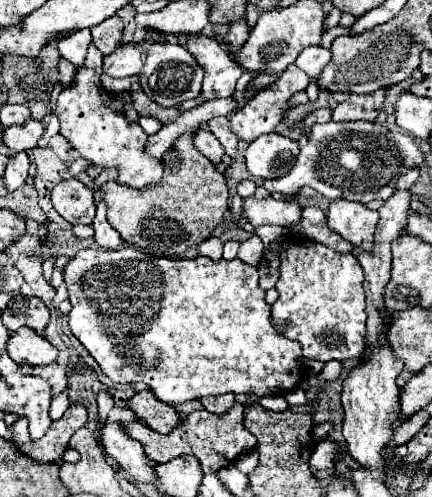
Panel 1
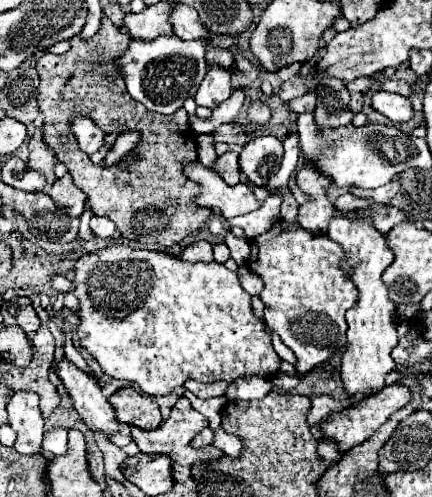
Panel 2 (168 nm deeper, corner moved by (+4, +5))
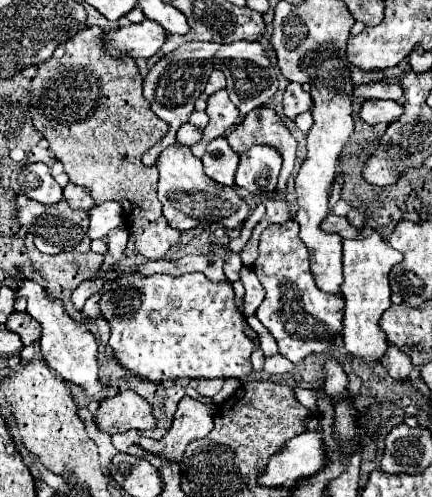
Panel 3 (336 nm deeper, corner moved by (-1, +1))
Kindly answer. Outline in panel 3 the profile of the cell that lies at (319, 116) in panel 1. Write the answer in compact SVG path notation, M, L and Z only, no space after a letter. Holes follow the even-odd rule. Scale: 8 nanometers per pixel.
M289 83L283 95L283 109L285 109L285 117L295 119L299 113L303 111L311 111L313 107L313 99L309 93L305 93L301 89L299 83Z

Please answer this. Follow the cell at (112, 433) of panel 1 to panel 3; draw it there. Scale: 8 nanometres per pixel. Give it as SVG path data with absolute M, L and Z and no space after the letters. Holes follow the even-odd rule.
M25 279L23 283L19 283L17 295L27 299L27 313L29 313L35 321L39 321L39 325L43 327L39 345L41 345L41 353L43 353L47 365L49 365L57 375L61 375L63 379L67 379L69 383L75 383L77 387L81 387L87 397L97 397L97 395L101 395L103 383L101 383L101 379L99 379L99 369L97 369L97 359L95 359L95 357L97 357L97 343L95 343L95 337L85 329L85 325L73 321L73 319L65 313L61 301L53 301L53 299L45 293L45 289L43 289L41 285L37 285L35 281Z

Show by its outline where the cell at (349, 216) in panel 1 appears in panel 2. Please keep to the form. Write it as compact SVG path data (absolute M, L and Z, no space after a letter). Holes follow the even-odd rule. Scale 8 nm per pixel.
M336 213L336 217L330 221L328 239L336 241L344 249L344 261L340 265L344 265L344 271L348 271L348 277L352 279L352 283L358 289L356 307L348 309L348 313L346 313L348 343L346 343L346 351L342 355L342 383L344 383L348 397L362 397L362 395L368 397L384 387L384 377L394 369L394 359L390 357L390 353L398 343L398 335L396 335L396 319L398 317L396 317L396 305L390 301L388 287L382 281L384 269L394 261L394 253L386 245L386 237L380 235L370 223L354 223L354 221L346 219L344 213Z

